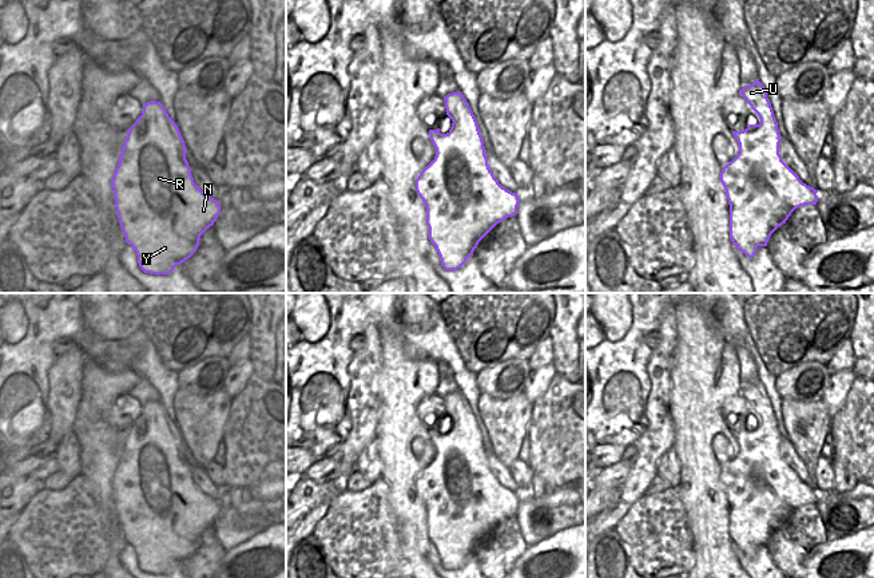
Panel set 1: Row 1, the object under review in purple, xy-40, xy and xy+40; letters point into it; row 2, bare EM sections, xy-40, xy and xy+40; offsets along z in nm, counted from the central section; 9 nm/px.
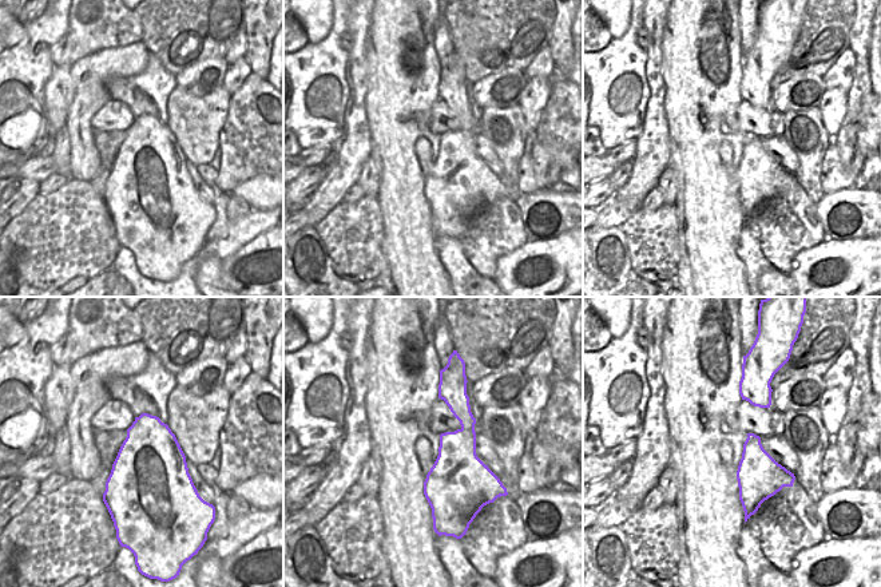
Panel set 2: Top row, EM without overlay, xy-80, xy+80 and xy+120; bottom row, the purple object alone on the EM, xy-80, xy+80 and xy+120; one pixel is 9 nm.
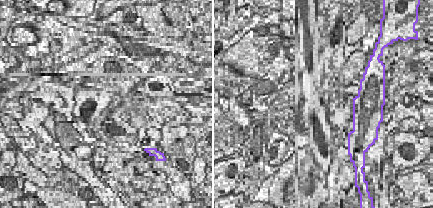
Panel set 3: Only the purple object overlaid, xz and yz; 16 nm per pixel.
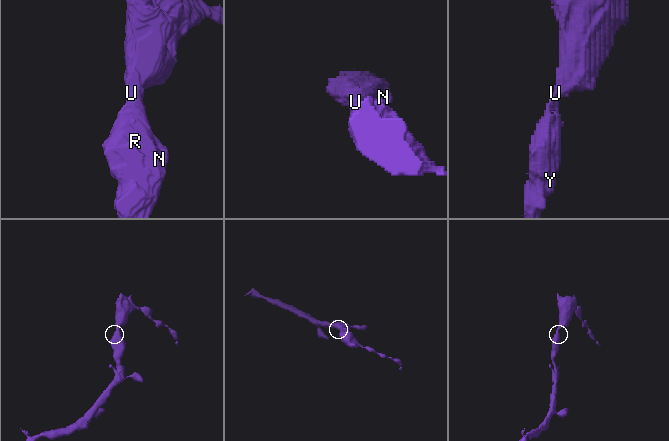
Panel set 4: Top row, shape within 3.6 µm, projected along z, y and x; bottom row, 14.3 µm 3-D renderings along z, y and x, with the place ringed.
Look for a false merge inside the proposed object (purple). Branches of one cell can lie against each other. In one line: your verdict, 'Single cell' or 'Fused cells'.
Single cell

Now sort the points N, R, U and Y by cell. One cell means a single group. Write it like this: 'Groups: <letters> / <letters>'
Groups: N R U Y

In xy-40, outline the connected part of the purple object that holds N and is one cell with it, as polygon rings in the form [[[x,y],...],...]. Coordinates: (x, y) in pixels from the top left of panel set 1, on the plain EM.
[[[143,404],[142,415],[127,429],[111,486],[126,542],[135,549],[144,573],[170,574],[196,551],[200,535],[221,514],[219,502],[195,484],[186,452],[180,431],[163,404]]]

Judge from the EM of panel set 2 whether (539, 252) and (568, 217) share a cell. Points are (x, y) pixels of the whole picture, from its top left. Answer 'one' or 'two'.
two

